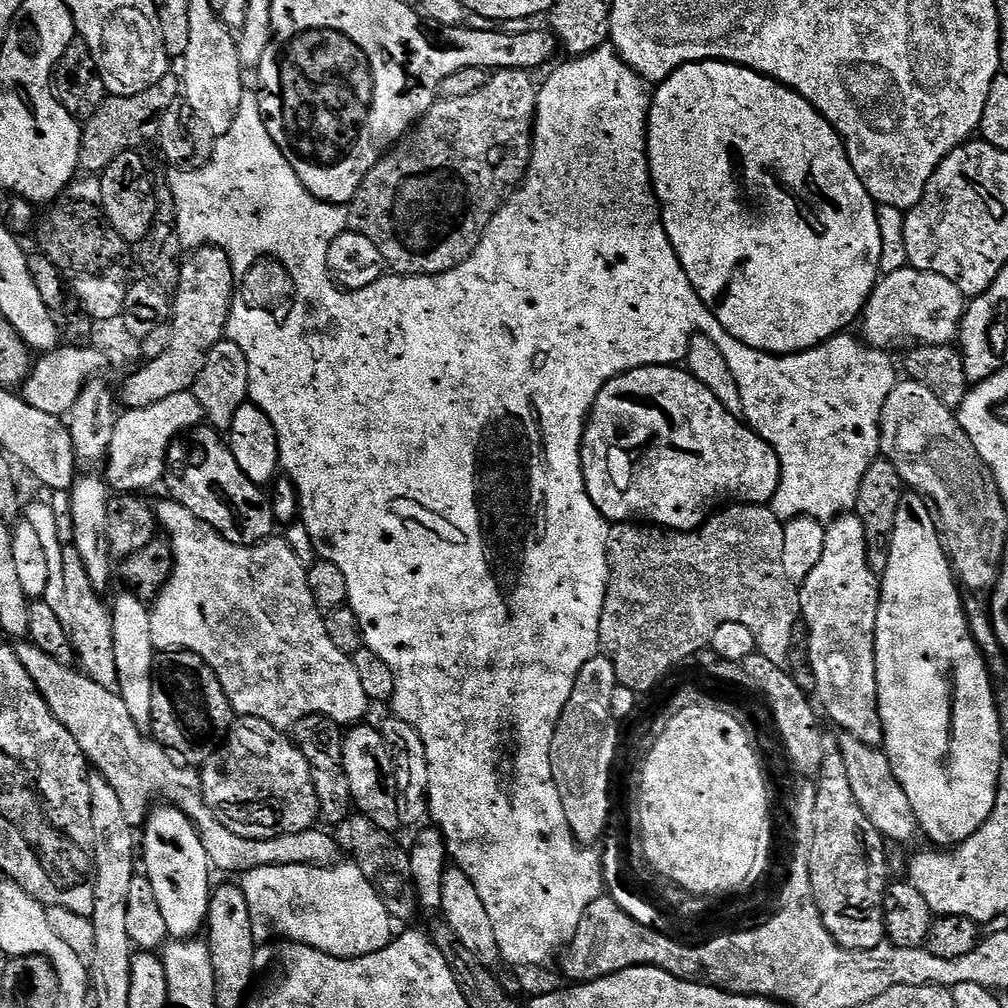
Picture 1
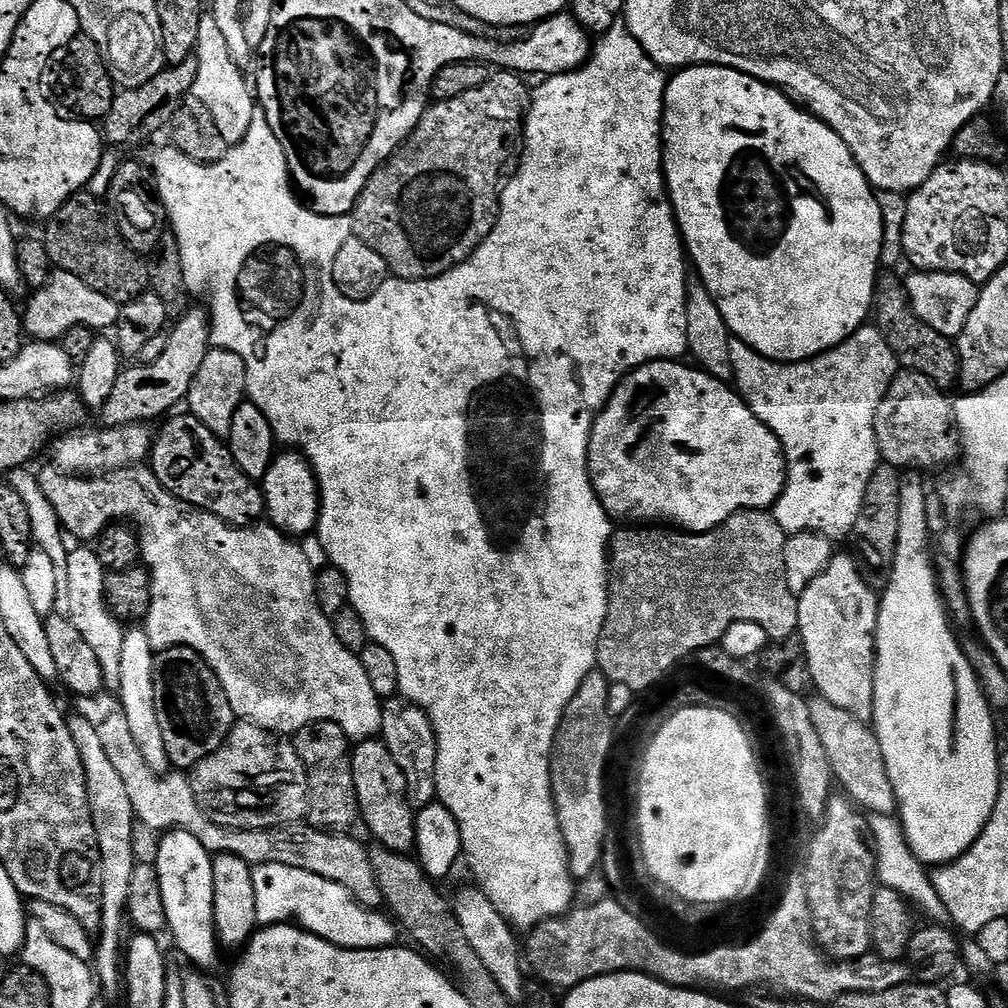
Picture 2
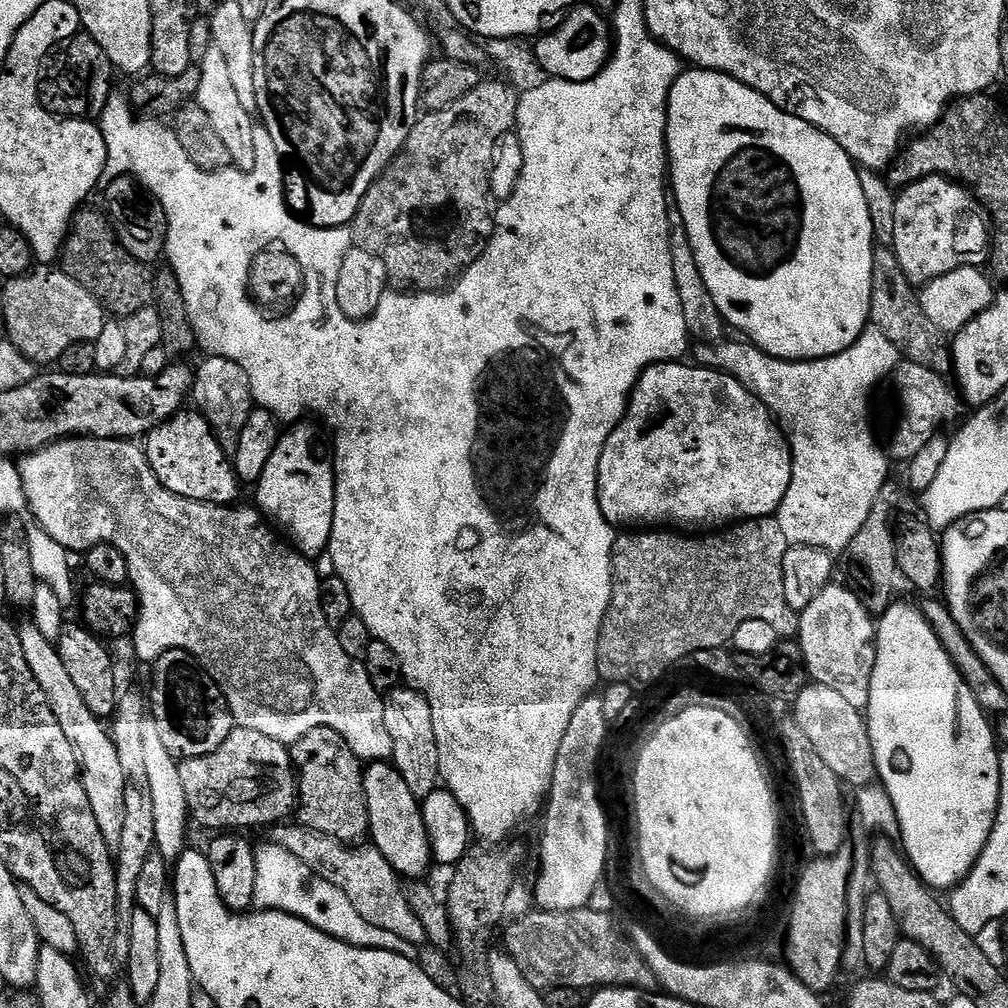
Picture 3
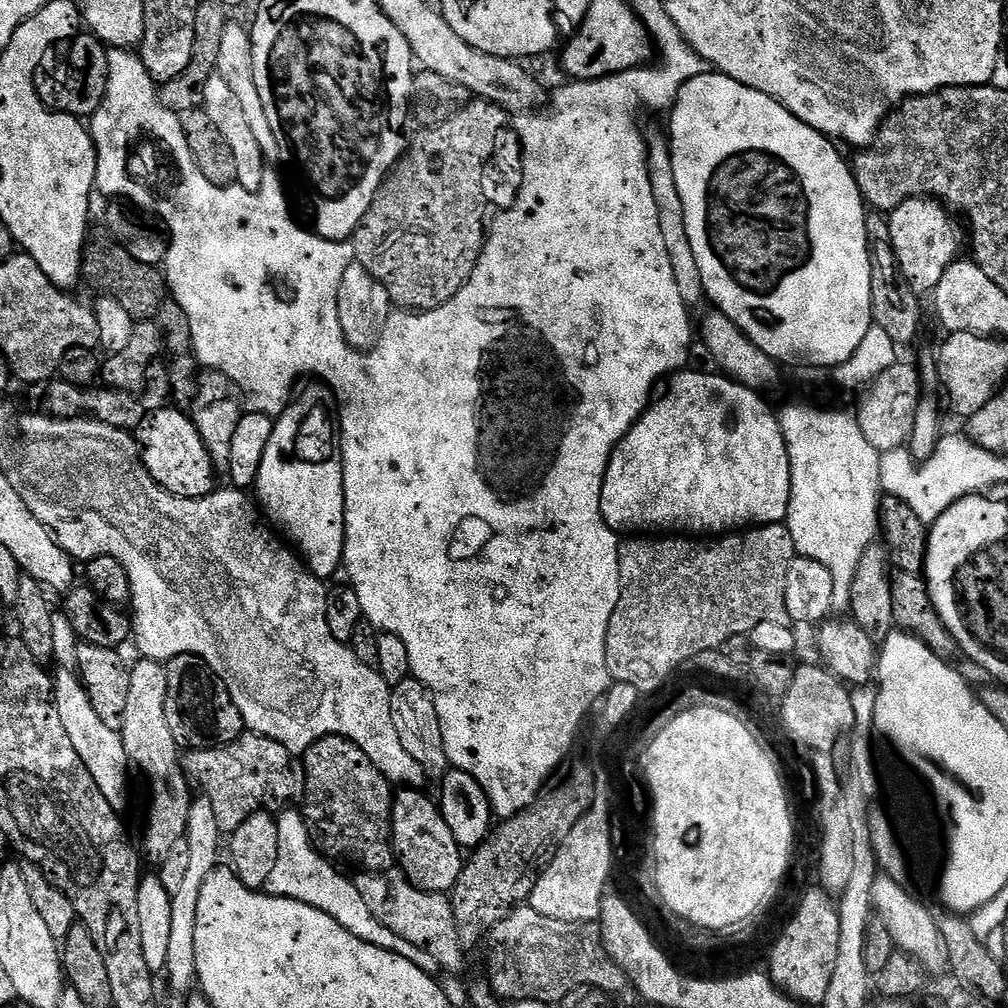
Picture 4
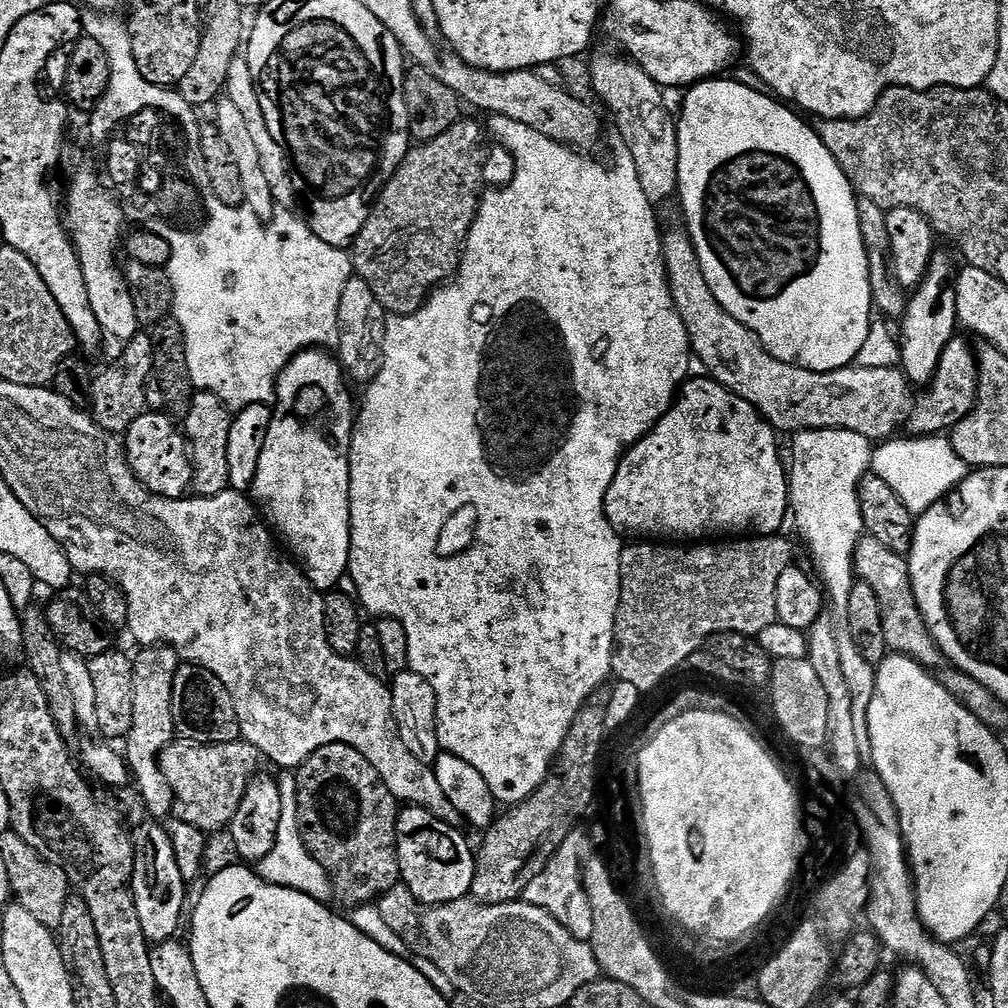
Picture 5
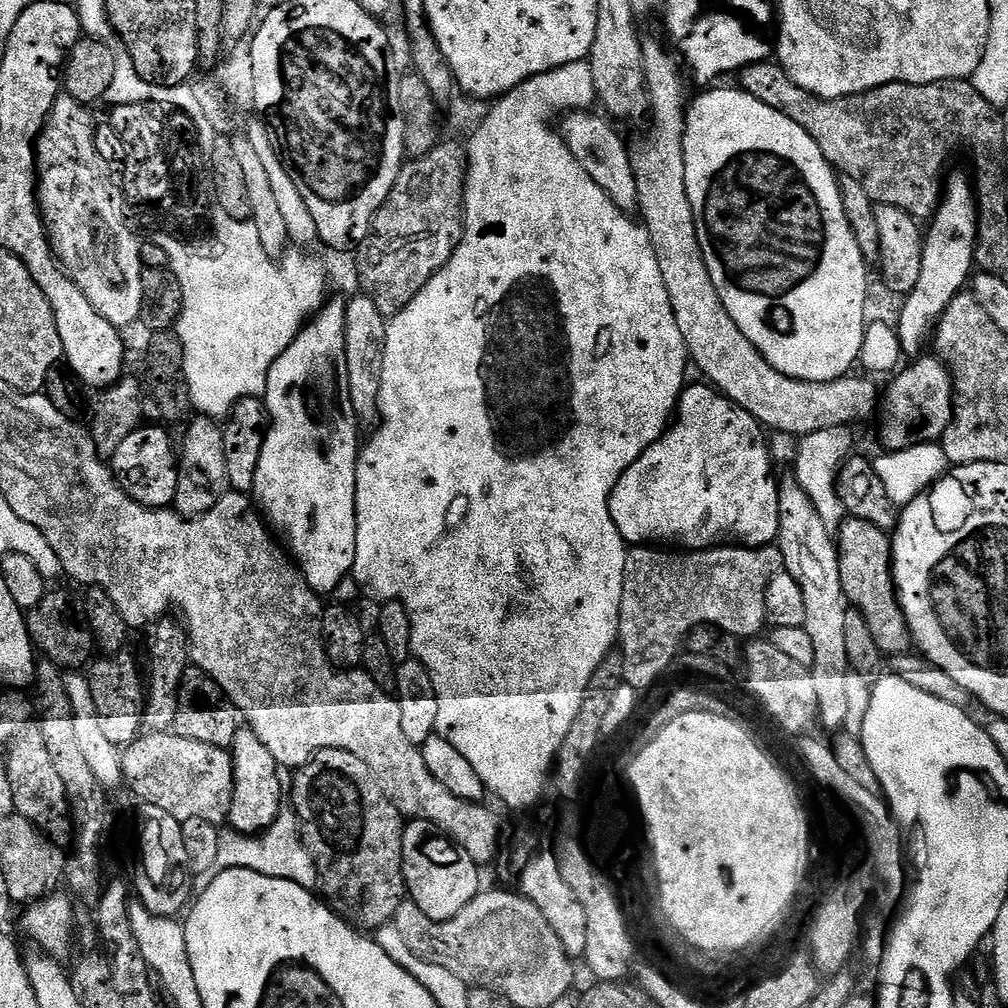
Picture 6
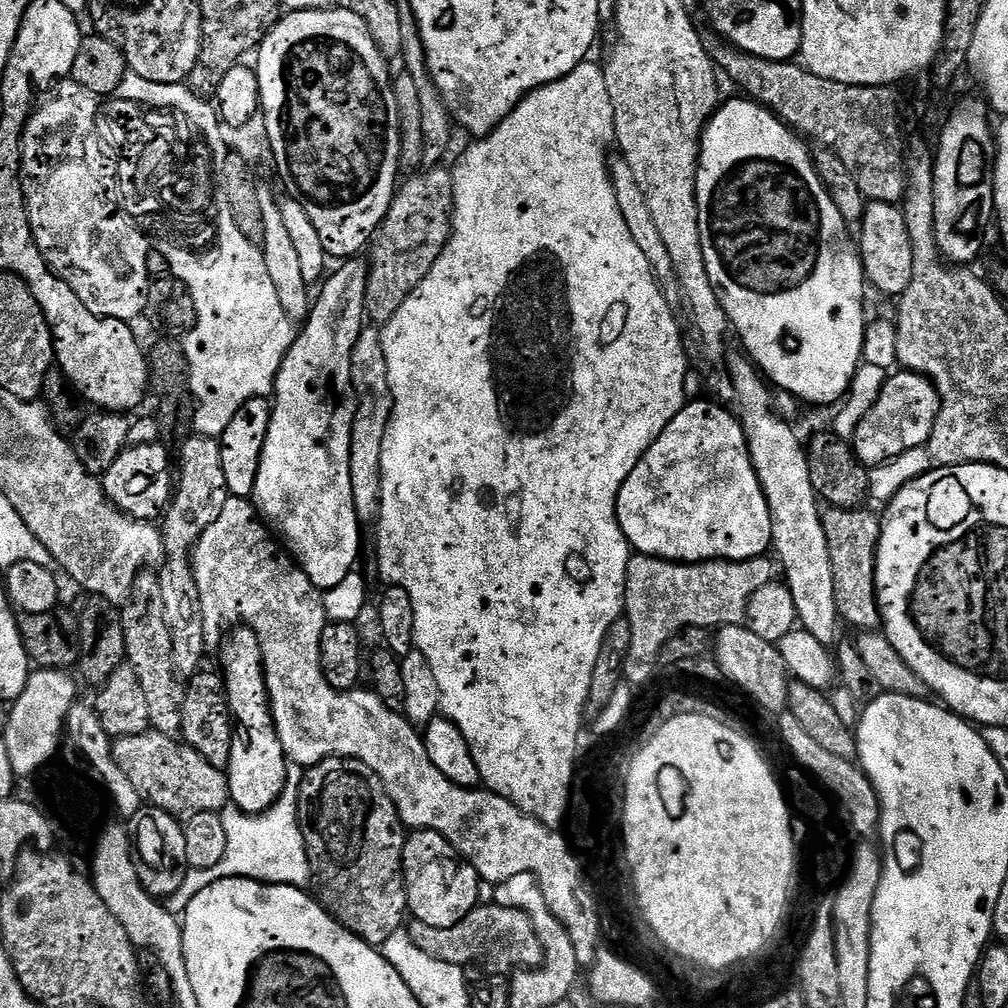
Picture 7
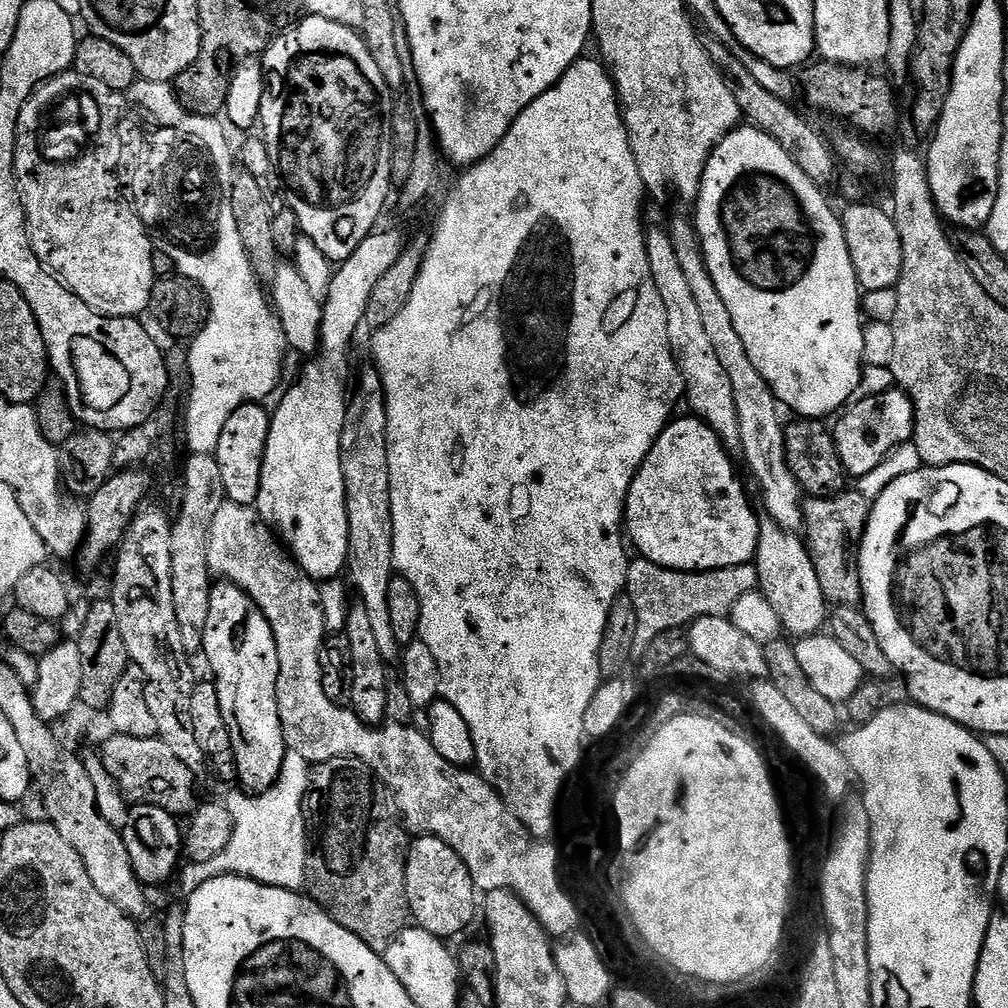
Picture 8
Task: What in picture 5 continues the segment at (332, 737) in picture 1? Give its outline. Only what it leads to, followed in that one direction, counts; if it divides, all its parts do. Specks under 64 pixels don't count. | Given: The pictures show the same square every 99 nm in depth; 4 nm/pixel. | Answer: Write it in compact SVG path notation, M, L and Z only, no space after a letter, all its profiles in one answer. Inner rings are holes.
M331 744L314 750L295 776L296 821L300 824L300 837L306 850L328 875L332 896L344 904L361 906L373 903L390 891L400 874L400 863L396 860L398 801L390 794L386 782L382 782L378 770L374 770L358 750L345 744Z

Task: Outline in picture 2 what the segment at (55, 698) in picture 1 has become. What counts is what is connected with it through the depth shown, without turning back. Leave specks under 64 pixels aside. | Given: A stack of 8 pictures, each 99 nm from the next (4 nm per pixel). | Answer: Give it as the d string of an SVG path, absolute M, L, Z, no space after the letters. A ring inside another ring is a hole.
M101 694L98 696L81 696L75 701L76 709L82 719L90 722L90 726L98 732L98 739L102 742L102 750L106 750L106 758L110 758L111 765L122 778L126 786L126 794L130 794L132 809L136 812L136 819L142 825L153 828L157 834L163 834L169 830L179 830L194 834L198 842L209 854L232 854L246 862L250 866L258 864L281 864L282 866L294 866L298 870L310 870L310 874L318 874L318 878L326 878L330 882L338 882L338 886L346 886L350 894L364 908L379 909L384 904L382 894L378 890L378 882L374 878L374 870L370 866L368 848L360 845L352 834L329 832L322 828L313 828L307 822L289 824L283 828L257 828L255 830L241 830L238 828L223 828L214 823L196 804L191 779L183 771L172 770L167 774L155 772L143 760L140 753L140 745L133 741L129 730L128 721L130 713L124 709L124 704L115 695Z

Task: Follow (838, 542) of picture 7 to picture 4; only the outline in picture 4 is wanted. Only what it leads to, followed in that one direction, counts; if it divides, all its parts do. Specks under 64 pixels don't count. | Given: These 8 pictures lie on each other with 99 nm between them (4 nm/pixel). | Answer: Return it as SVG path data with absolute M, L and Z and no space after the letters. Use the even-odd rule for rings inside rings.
M896 572L891 577L890 583L892 585L892 601L894 602L895 627L899 631L917 636L930 651L938 654L938 658L942 658L942 662L949 664L968 684L973 686L987 685L990 680L988 672L982 670L982 666L978 666L978 662L971 660L961 650L958 642L954 642L954 634L950 634L950 630L946 630L946 622L942 622L942 618L938 618L938 610L934 610L934 602L930 598L928 585L923 575L915 576L905 572Z

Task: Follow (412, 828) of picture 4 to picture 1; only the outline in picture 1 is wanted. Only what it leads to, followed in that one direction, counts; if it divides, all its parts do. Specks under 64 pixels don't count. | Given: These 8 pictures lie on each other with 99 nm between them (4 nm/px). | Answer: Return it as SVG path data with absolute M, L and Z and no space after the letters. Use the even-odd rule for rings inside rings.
M368 722L349 727L344 732L344 765L346 782L350 782L350 794L355 811L370 818L374 826L395 833L401 827L396 790L396 766L384 733L379 727L371 728ZM397 828L397 829L396 829Z

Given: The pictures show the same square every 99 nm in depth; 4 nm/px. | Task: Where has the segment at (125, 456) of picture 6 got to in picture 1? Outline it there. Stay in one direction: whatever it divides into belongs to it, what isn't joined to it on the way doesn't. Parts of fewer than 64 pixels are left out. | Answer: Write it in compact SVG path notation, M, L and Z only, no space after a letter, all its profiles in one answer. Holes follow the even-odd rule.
M197 426L187 433L186 438L176 440L168 451L168 470L166 473L167 495L178 501L190 514L194 514L203 524L208 524L215 532L221 532L226 542L234 542L238 546L263 544L277 531L276 516L272 513L272 500L261 485L250 482L246 474L242 474L238 462L234 462L234 454L222 439L221 433L211 426Z

